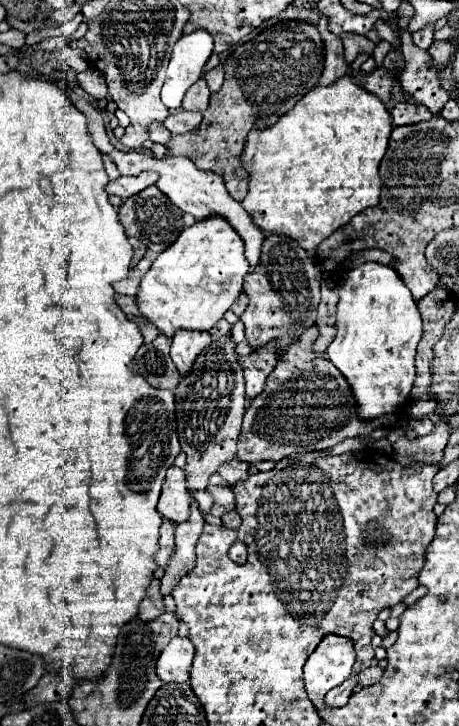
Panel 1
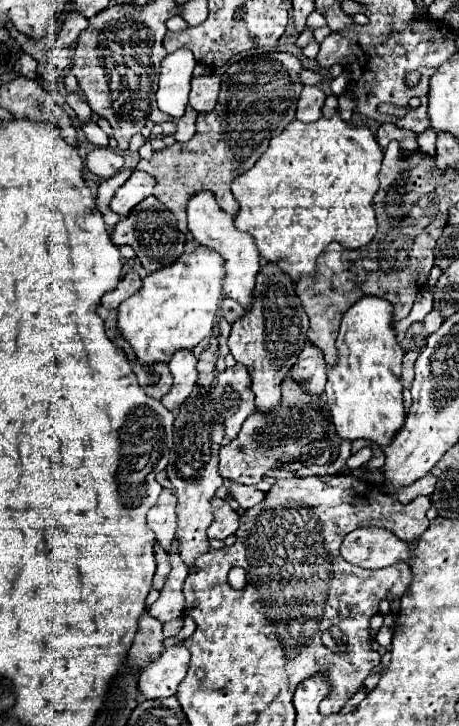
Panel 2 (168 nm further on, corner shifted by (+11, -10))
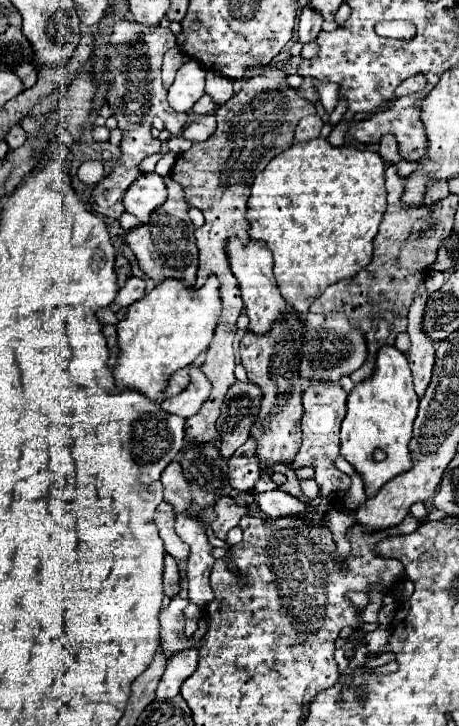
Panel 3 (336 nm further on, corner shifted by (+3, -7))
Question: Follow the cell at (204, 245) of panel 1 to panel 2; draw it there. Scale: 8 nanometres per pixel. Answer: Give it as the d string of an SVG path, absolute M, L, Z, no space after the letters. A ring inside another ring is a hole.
M187 244L177 262L151 272L143 278L141 290L121 302L117 330L133 346L139 362L169 362L175 350L191 350L213 334L223 282L225 262L221 254L201 244Z

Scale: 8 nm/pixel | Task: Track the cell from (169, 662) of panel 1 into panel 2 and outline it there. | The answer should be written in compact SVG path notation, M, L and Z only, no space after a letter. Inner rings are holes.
M183 644L165 648L139 674L139 690L145 698L167 698L177 692L189 666L189 650Z

